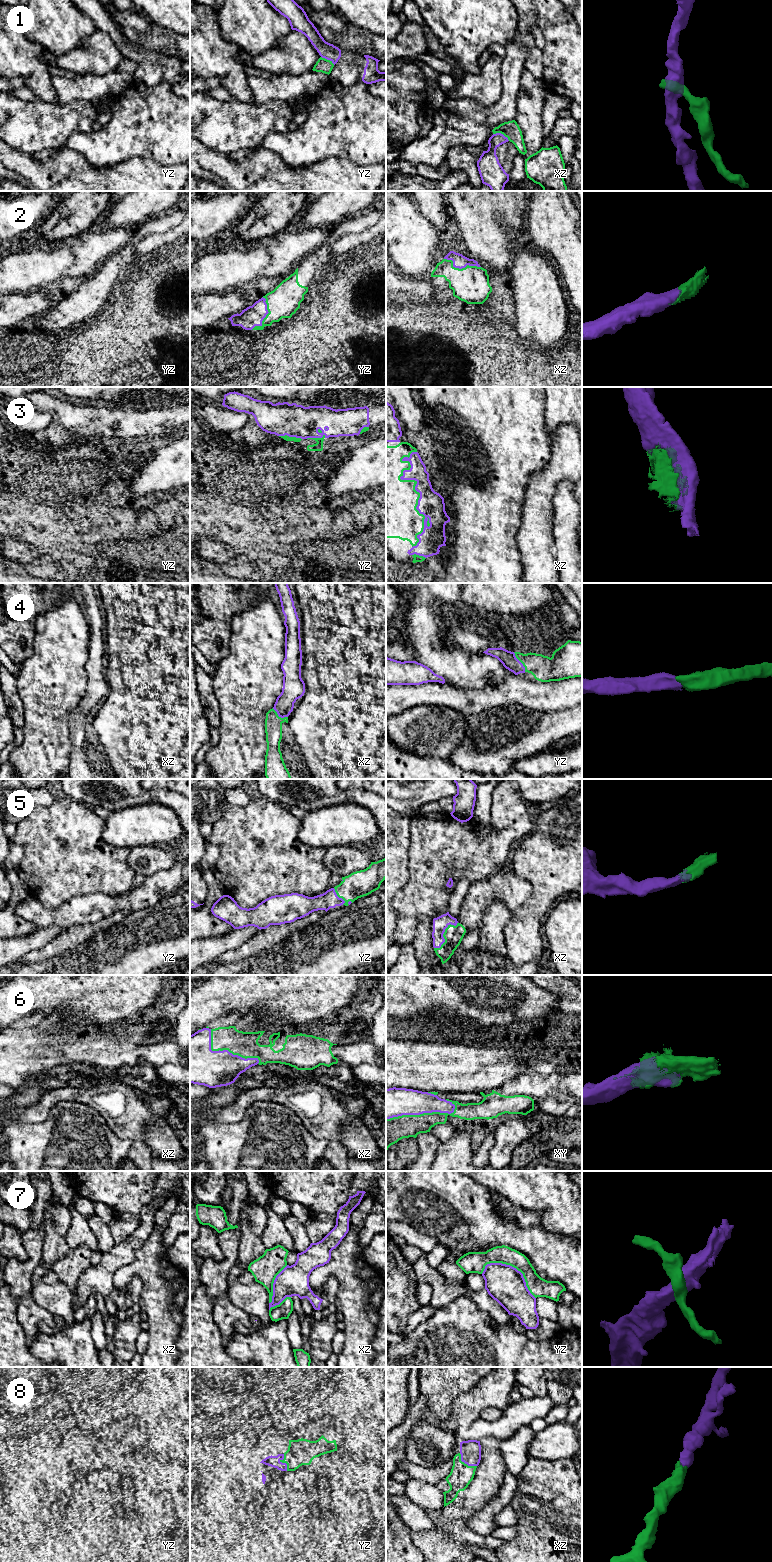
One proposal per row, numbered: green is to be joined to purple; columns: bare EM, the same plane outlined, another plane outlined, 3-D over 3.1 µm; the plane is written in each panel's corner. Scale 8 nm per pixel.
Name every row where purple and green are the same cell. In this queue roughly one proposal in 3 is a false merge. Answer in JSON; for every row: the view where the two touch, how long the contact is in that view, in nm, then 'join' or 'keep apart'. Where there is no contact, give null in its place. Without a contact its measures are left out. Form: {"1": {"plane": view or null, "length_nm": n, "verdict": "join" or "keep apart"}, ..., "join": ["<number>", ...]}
{"1": {"plane": "xz", "length_nm": 150, "verdict": "keep apart"}, "2": {"plane": "xz", "length_nm": 300, "verdict": "join"}, "3": {"plane": "xz", "length_nm": 800, "verdict": "join"}, "4": {"plane": "yz", "length_nm": 190, "verdict": "join"}, "5": {"plane": "xz", "length_nm": 280, "verdict": "join"}, "6": {"plane": "xy", "length_nm": 550, "verdict": "join"}, "7": {"plane": "yz", "length_nm": 480, "verdict": "keep apart"}, "8": {"plane": "xz", "length_nm": 180, "verdict": "join"}, "join": ["2", "3", "4", "5", "6", "8"]}

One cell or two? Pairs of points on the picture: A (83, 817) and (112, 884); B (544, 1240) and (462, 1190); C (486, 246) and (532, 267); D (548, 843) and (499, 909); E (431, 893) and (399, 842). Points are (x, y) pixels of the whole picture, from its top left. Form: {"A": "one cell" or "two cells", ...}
{"A": "one cell", "B": "one cell", "C": "two cells", "D": "two cells", "E": "two cells"}

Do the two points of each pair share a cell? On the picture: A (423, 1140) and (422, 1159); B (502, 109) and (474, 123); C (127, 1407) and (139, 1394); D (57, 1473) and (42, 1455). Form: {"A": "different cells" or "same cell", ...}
{"A": "same cell", "B": "same cell", "C": "same cell", "D": "same cell"}

